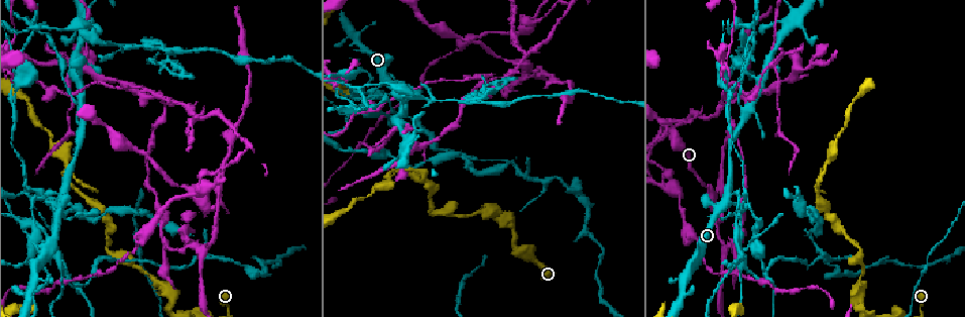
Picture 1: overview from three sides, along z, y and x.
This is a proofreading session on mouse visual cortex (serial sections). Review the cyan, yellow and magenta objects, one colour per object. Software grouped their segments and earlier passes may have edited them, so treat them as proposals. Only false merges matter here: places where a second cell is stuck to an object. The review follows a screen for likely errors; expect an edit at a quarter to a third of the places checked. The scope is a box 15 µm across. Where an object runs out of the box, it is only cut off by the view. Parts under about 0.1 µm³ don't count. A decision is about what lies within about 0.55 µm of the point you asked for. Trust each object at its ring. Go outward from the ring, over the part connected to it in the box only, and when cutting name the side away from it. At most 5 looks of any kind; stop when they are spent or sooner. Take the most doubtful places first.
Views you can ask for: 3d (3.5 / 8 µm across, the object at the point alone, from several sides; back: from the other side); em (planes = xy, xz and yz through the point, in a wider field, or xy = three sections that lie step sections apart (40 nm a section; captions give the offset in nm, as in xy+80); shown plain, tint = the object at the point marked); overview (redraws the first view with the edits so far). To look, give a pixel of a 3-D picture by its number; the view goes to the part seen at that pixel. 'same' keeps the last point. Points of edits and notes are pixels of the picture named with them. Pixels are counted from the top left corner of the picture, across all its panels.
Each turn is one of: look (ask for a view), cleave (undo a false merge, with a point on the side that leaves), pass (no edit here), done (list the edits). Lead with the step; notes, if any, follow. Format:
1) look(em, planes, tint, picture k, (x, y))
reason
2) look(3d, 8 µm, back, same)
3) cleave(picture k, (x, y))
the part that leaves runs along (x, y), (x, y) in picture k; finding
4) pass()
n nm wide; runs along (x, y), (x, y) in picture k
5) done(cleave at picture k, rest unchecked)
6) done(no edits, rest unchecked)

look(3d, 8 µm, picture 1, (215, 207))
two arms in line, one across

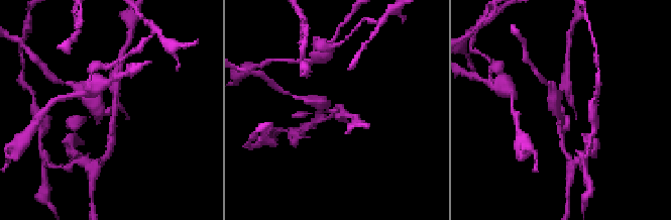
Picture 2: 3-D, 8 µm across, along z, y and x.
look(3d, 3.5 µm, picture 2, (108, 110))

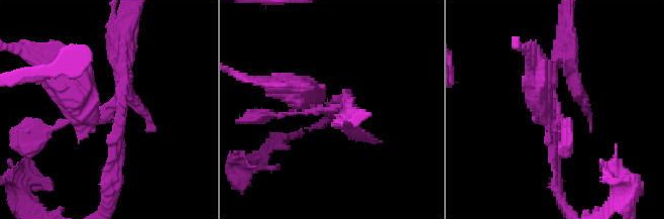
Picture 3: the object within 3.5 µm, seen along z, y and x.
look(em, xy, step 2, tint, picture 3, (556, 107))
need the tissue

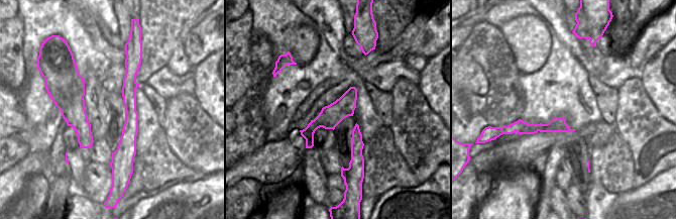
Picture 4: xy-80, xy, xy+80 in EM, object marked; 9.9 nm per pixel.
cleave(picture 3, (352, 131))
the part that leaves runs along (117, 106), (108, 199) in picture 3; a second cell is stuck on

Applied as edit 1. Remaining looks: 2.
look(3d, 8 µm, picture 1, (745, 113))
three-way junction

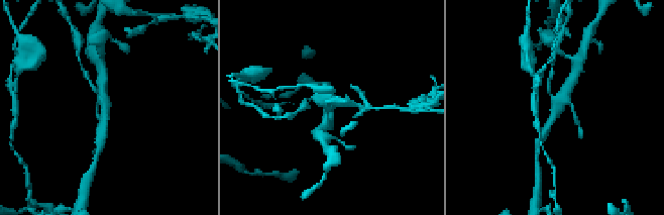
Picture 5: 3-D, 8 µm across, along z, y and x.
look(em, xy, step 2, tint, picture 5, (557, 101))

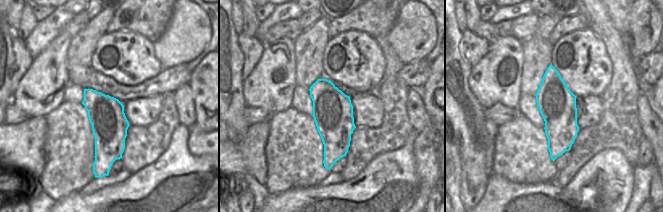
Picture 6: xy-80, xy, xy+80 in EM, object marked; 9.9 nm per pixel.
pass()
runs along (105, 130), (106, 105), (89, 80) in picture 5; continuous, no second cell

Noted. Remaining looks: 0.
done(cleave at picture 3, rest unchecked)

